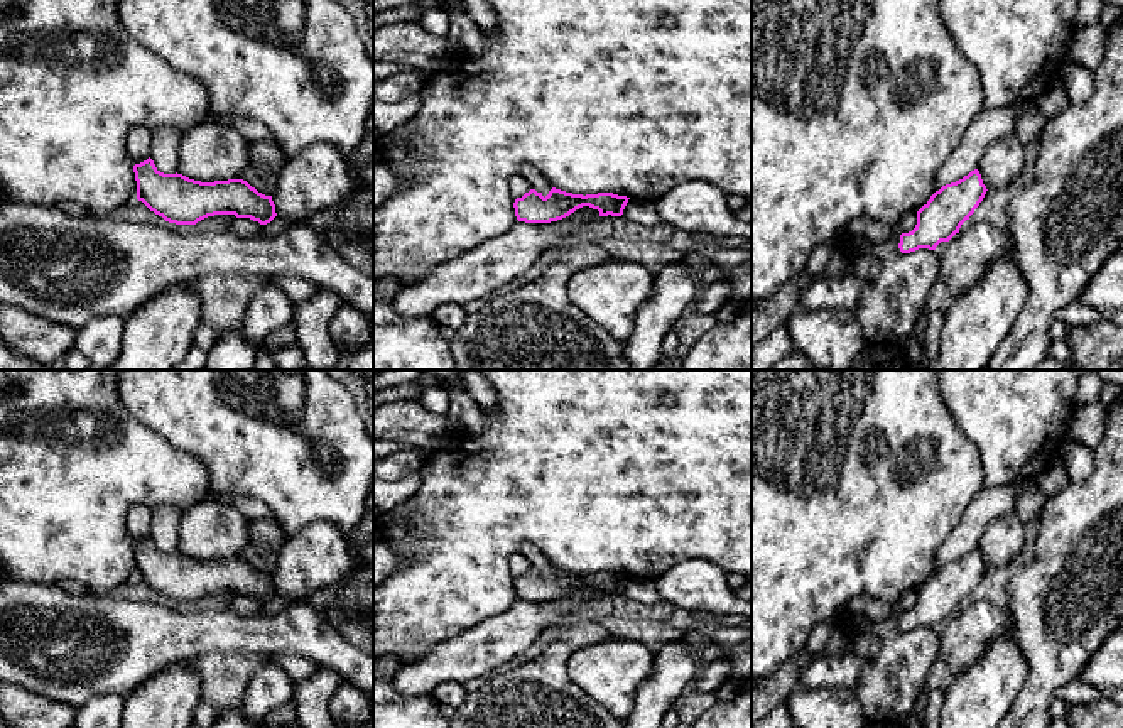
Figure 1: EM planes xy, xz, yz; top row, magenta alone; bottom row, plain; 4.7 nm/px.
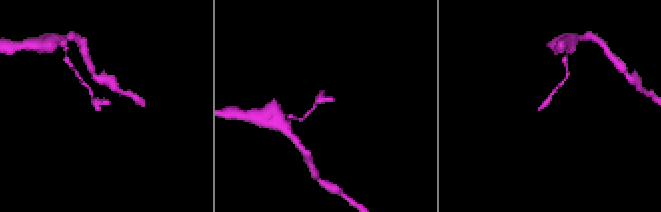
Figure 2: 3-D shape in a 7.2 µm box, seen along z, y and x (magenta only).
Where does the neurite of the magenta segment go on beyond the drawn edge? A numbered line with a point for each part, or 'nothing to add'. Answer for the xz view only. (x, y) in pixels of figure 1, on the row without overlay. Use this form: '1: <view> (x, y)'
nothing to add

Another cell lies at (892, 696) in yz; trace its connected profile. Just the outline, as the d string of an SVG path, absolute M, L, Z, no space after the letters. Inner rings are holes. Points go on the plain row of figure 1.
M858 596L846 610L863 632L883 644L880 654L865 664L854 687L865 720L903 725L922 709L927 672L941 657L941 633L929 627L902 632L900 603Z

